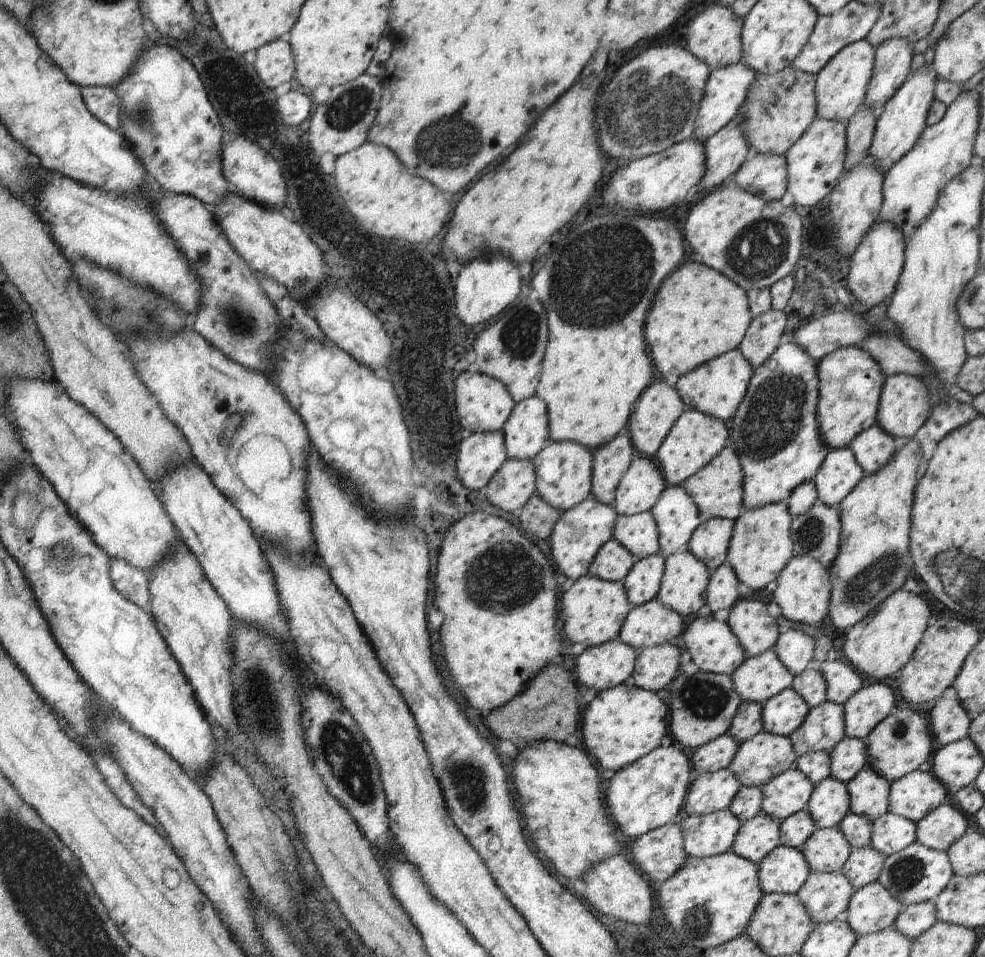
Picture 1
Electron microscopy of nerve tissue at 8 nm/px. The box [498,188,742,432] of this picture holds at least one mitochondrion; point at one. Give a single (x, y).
(581, 292)

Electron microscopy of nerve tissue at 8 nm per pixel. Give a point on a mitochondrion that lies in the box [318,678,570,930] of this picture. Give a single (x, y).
(469, 780)

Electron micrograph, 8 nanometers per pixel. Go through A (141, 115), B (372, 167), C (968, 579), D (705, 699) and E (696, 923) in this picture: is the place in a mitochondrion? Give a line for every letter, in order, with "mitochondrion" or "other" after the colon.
A: mitochondrion
B: other
C: mitochondrion
D: mitochondrion
E: mitochondrion

